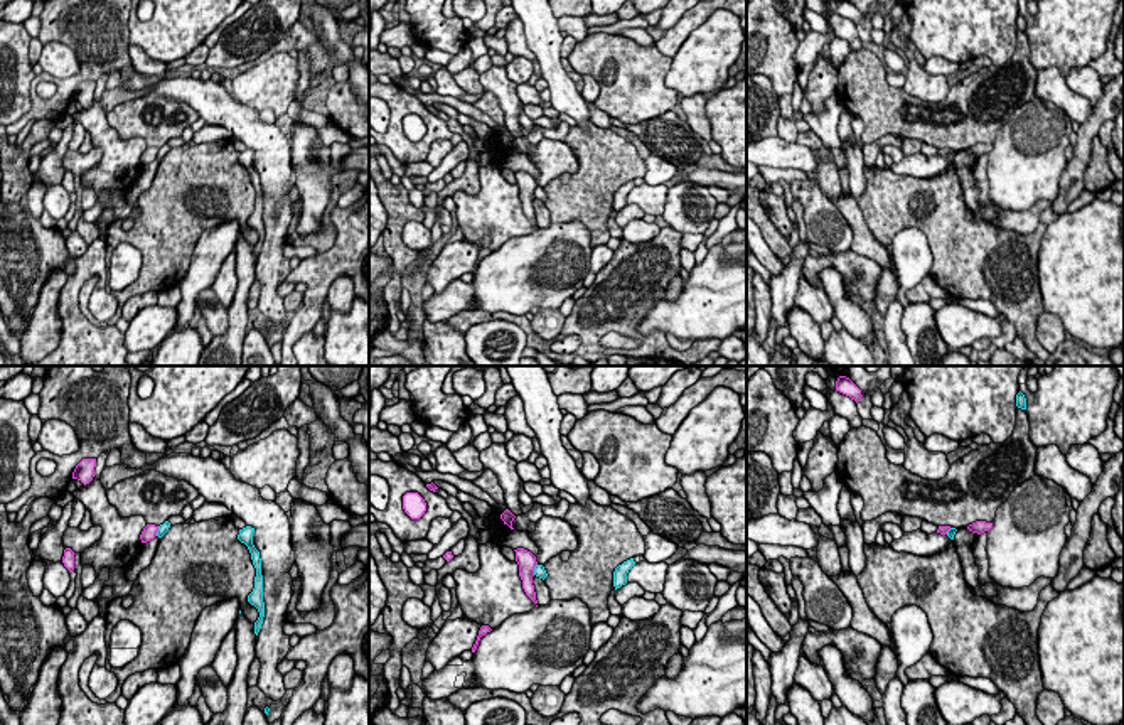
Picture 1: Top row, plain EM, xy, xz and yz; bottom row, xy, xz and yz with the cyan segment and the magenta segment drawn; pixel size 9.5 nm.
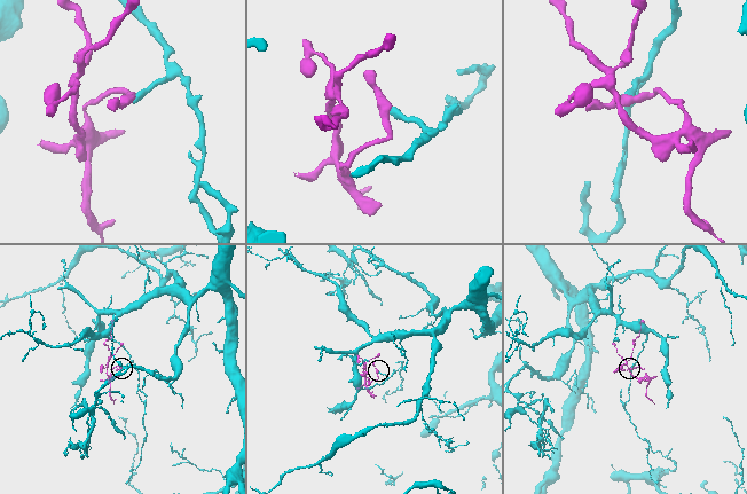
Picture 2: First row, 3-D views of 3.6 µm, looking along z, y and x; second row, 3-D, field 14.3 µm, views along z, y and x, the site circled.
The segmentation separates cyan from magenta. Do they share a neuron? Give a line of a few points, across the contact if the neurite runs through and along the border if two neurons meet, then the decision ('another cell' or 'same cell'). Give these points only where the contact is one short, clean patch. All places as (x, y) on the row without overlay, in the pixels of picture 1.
line xz (536, 186), (533, 196); another cell

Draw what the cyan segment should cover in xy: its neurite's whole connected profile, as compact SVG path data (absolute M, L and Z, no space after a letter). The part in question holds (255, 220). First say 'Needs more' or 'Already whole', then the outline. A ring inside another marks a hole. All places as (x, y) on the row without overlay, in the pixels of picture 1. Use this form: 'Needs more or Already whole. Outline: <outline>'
Already whole. Outline: M246 148L246 150L239 152L238 162L248 169L248 172L251 175L253 187L256 191L254 211L248 218L248 224L251 228L254 228L260 234L260 239L254 244L254 256L258 258L261 246L263 246L263 239L265 239L265 224L263 224L261 180L260 180L260 174L253 167L253 155L254 155L254 150Z

